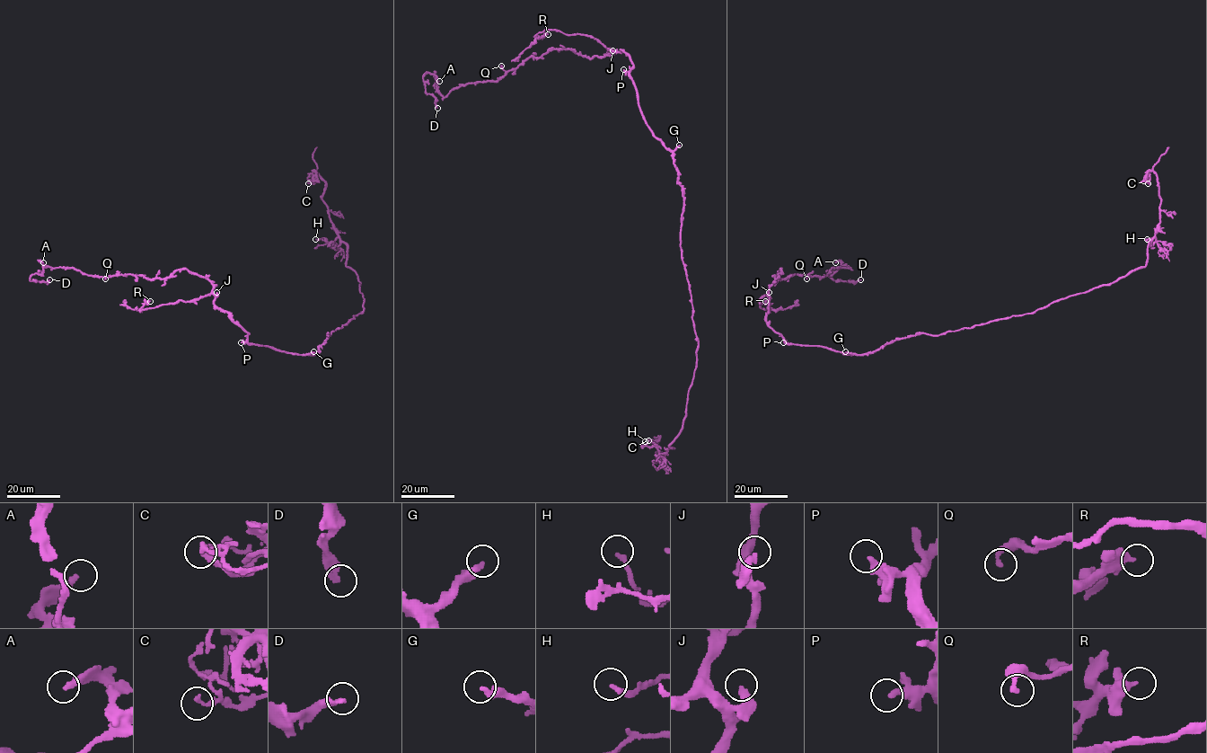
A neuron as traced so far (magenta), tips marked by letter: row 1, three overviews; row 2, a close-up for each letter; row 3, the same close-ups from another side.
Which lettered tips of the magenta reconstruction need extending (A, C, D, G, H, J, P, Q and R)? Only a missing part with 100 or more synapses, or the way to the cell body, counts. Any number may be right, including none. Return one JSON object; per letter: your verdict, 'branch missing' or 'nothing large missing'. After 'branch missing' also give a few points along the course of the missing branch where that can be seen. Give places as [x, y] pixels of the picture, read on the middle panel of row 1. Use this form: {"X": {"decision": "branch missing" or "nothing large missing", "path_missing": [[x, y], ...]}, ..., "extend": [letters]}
{"A": {"decision": "nothing large missing"}, "C": {"decision": "nothing large missing"}, "D": {"decision": "nothing large missing"}, "G": {"decision": "nothing large missing"}, "H": {"decision": "nothing large missing"}, "J": {"decision": "nothing large missing"}, "P": {"decision": "nothing large missing"}, "Q": {"decision": "nothing large missing"}, "R": {"decision": "nothing large missing"}, "extend": []}

